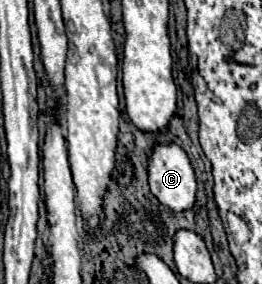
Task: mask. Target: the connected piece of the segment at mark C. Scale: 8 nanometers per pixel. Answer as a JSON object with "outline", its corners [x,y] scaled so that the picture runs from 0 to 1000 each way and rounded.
{"outline":[[[599,511],[569,560],[576,680],[653,743],[714,743],[744,722],[752,637],[714,539],[676,511]]]}

